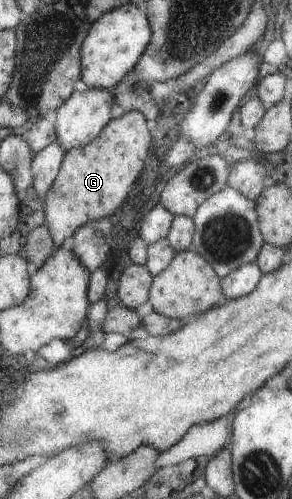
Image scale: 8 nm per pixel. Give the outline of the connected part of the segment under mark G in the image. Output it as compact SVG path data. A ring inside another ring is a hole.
M139 111L124 112L120 117L110 119L92 141L65 152L56 177L46 191L41 204L44 215L43 225L49 231L56 249L61 248L63 242L69 239L84 223L109 217L120 207L120 203L128 197L132 183L136 181L138 173L143 168L151 144L152 136L150 130L146 127L145 120L145 117Z

